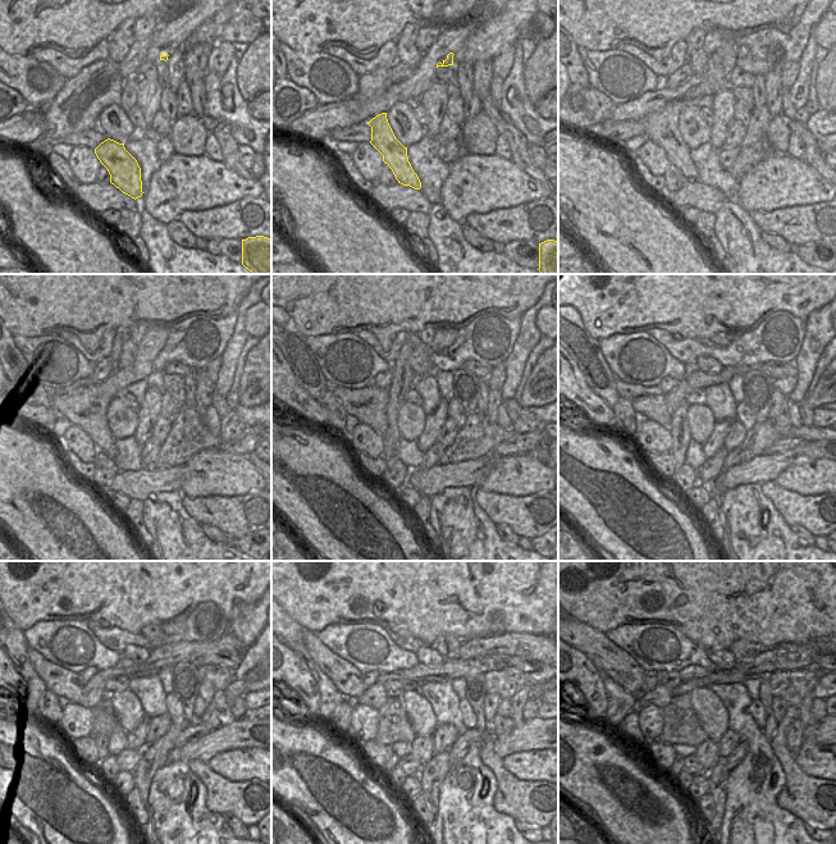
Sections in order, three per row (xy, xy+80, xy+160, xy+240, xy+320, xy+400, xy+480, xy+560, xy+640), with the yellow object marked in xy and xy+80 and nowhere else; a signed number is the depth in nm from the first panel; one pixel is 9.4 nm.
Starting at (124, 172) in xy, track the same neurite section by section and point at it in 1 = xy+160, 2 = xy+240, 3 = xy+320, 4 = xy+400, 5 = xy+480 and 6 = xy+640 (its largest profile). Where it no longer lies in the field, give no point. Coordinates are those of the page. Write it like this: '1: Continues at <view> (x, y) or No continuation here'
1: Continues at xy+160 (662, 128)
2: Continues at xy+240 (86, 407)
3: Continues at xy+320 (368, 405)
4: Continues at xy+400 (652, 402)
5: Continues at xy+480 (63, 683)
6: Continues at xy+640 (610, 660).

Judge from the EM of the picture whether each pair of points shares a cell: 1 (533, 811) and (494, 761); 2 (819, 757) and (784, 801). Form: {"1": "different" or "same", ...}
{"1": "same", "2": "different"}

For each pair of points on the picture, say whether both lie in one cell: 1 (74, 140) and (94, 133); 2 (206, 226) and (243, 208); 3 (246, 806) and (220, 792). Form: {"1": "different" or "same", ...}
{"1": "same", "2": "same", "3": "same"}

